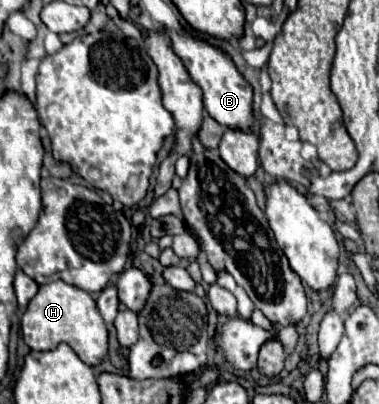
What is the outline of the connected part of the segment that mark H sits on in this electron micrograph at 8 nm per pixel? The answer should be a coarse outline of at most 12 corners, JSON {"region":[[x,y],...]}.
{"region":[[62,280],[22,316],[38,352],[66,342],[88,366],[108,354],[96,300]]}

